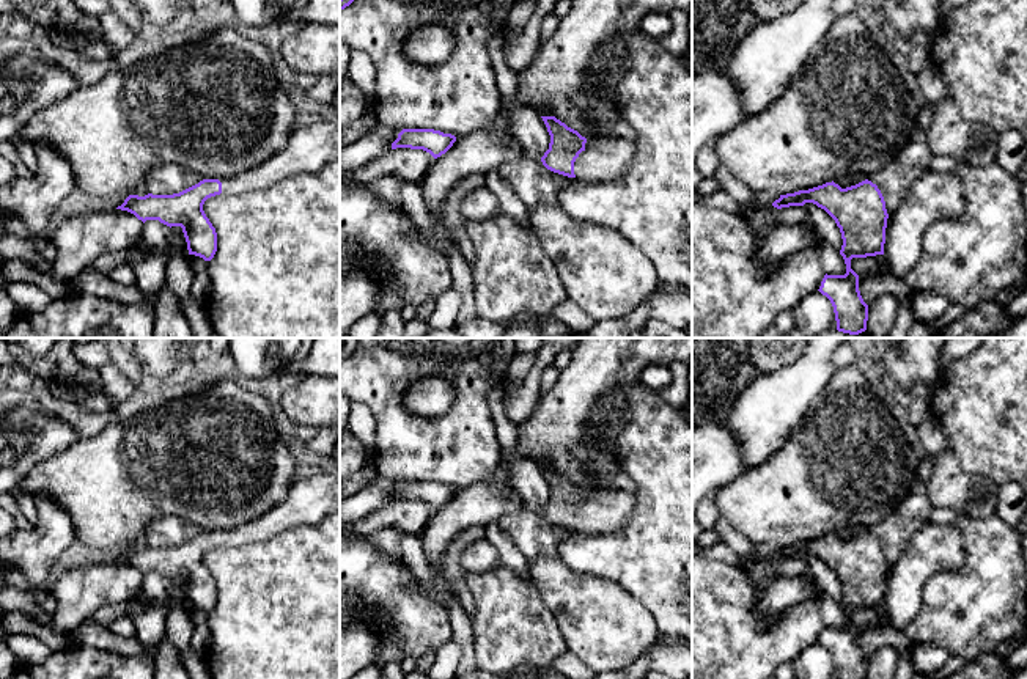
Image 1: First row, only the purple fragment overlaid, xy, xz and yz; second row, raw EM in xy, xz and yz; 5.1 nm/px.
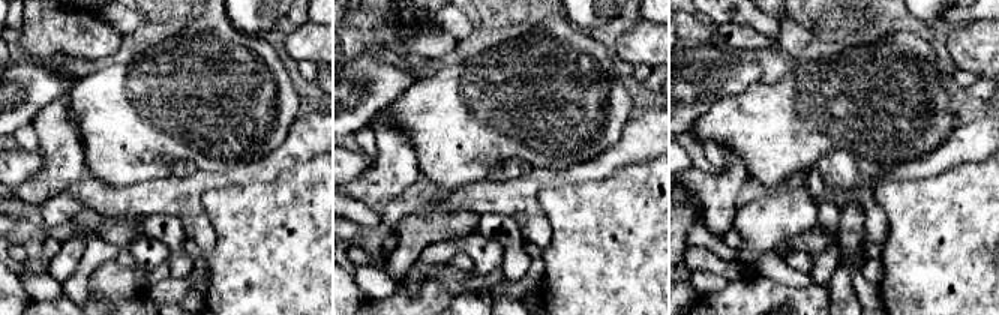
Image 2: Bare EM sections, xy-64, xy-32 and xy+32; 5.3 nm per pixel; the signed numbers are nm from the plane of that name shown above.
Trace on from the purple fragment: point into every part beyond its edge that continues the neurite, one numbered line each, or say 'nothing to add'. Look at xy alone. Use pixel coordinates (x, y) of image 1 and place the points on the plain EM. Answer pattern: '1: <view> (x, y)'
1: xy (310, 500)

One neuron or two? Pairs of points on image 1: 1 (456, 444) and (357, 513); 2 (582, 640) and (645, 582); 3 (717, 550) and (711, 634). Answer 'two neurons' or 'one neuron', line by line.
1: two neurons
2: two neurons
3: two neurons

